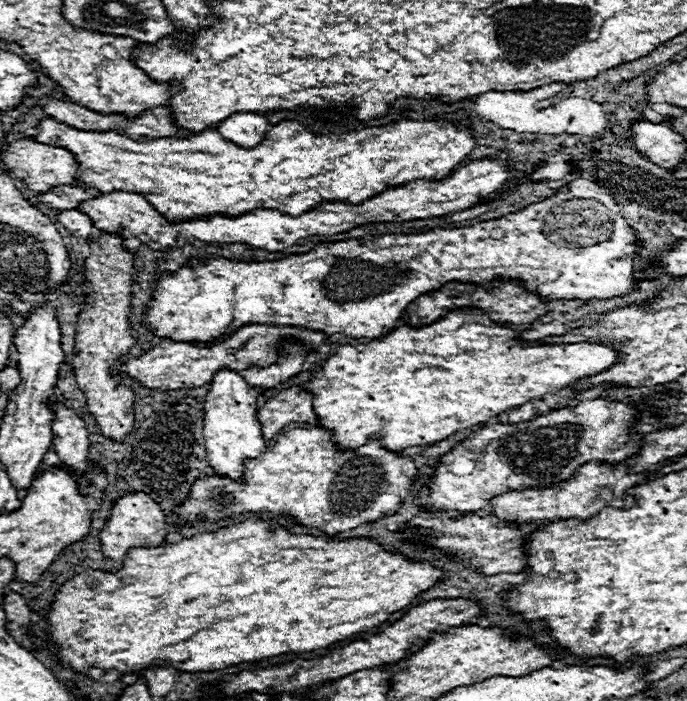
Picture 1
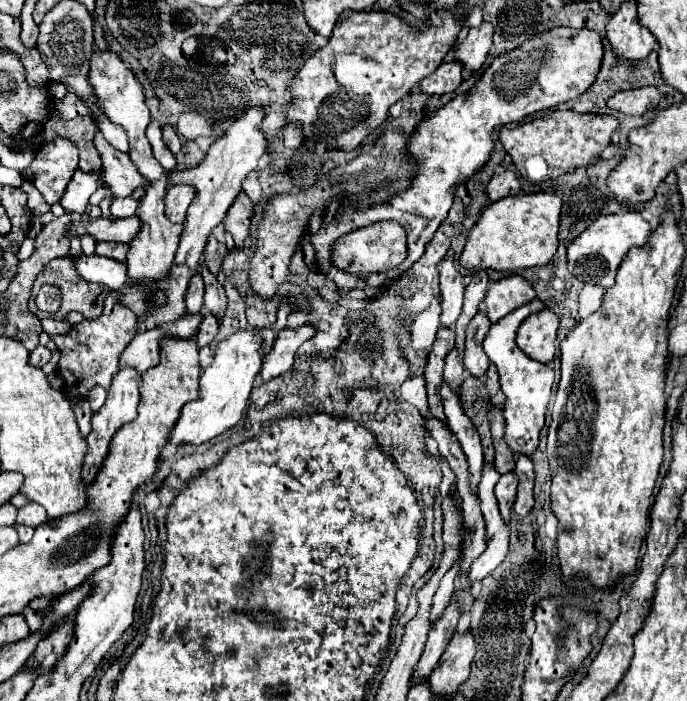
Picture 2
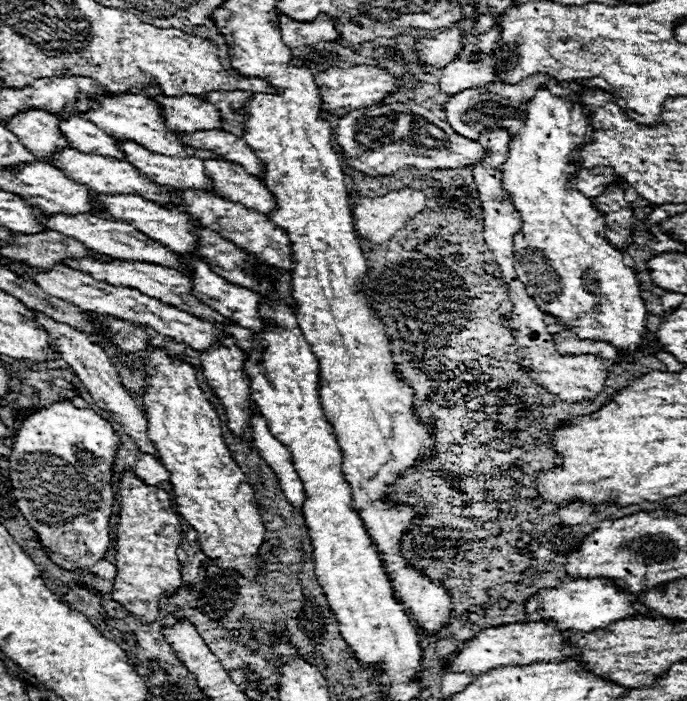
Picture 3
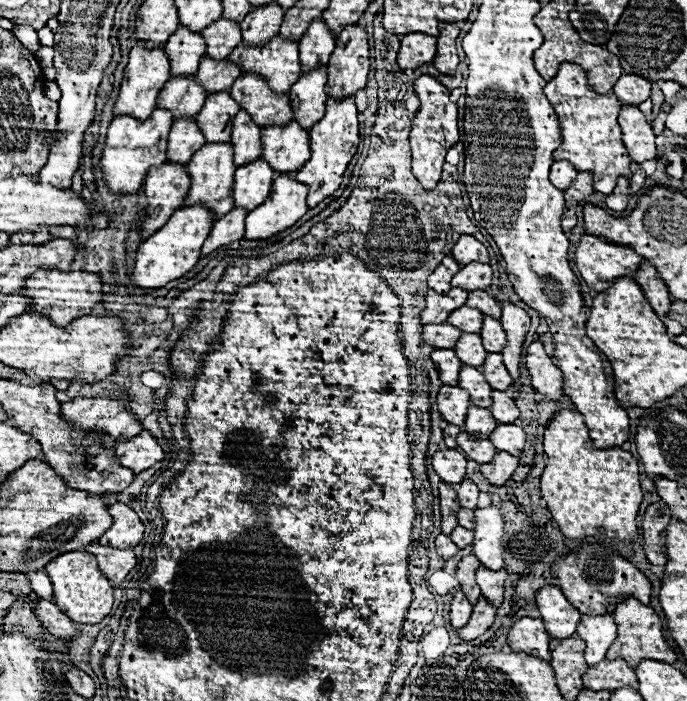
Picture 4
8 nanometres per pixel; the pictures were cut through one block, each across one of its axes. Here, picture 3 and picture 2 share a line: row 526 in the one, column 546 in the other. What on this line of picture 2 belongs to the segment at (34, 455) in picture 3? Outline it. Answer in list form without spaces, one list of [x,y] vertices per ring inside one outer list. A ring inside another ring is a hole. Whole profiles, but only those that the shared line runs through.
[[[552,28],[524,42],[520,48],[494,58],[494,62],[486,68],[486,72],[470,92],[460,94],[446,106],[438,108],[430,118],[422,120],[416,132],[408,138],[406,152],[414,162],[418,162],[418,172],[414,174],[412,184],[406,192],[392,196],[392,200],[384,204],[374,204],[362,210],[356,210],[354,204],[346,204],[310,238],[316,250],[316,268],[330,280],[334,280],[338,290],[344,294],[354,288],[380,288],[402,276],[424,254],[426,244],[444,222],[452,206],[452,188],[458,184],[458,180],[466,180],[488,162],[494,150],[492,130],[508,122],[518,122],[536,110],[546,110],[578,98],[596,80],[602,64],[602,54],[604,48],[598,32],[588,28]],[[498,88],[504,88],[504,92],[500,92]],[[378,220],[394,220],[404,226],[408,234],[408,258],[394,270],[364,278],[332,268],[328,260],[332,254],[332,242],[342,234],[356,230],[358,226],[368,226]]]

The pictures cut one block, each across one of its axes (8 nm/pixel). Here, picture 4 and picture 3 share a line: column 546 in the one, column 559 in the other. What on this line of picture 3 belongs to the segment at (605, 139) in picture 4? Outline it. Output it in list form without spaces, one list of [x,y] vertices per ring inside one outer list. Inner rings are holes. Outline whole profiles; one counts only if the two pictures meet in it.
[[[530,76],[528,80],[522,80],[520,84],[506,84],[506,82],[490,82],[482,88],[468,88],[462,90],[458,94],[454,94],[446,104],[444,104],[444,112],[446,112],[446,120],[448,124],[452,124],[454,132],[460,132],[460,136],[476,140],[480,138],[480,134],[486,128],[504,128],[510,136],[516,136],[524,124],[524,116],[526,116],[526,102],[536,94],[536,90],[540,86],[546,86],[554,96],[560,98],[568,98],[574,92],[570,88],[562,88],[552,76]]]

